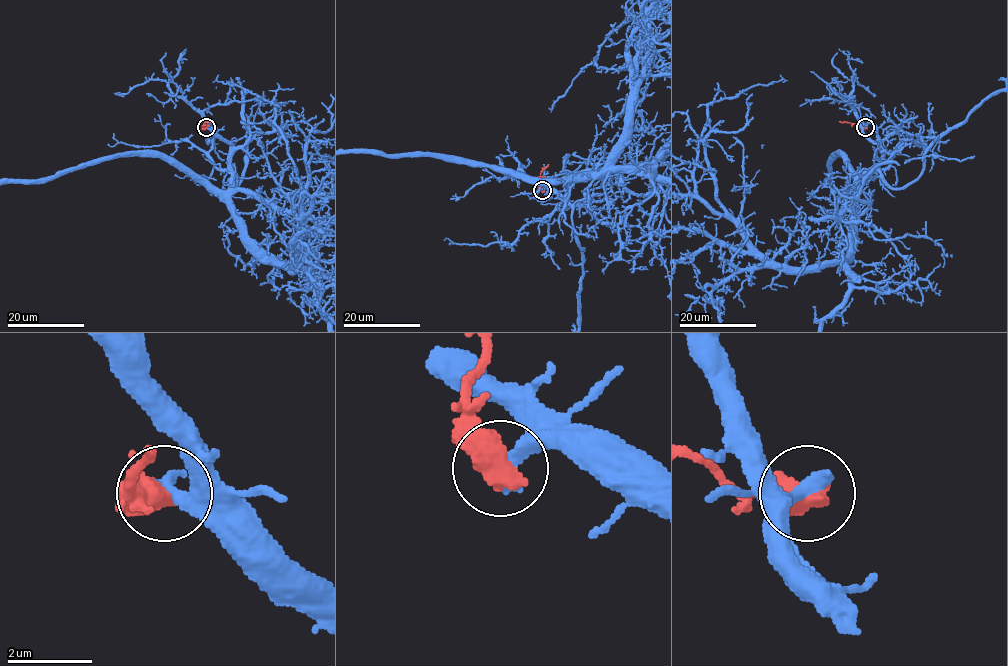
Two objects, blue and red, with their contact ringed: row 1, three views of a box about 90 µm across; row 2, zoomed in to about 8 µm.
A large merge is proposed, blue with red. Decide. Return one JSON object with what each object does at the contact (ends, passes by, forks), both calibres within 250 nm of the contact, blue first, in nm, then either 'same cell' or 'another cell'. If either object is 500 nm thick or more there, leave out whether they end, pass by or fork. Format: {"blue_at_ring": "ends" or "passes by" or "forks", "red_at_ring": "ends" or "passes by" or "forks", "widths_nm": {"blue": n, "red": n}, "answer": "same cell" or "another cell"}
{"widths_nm": {"blue": 440, "red": 700}, "answer": "another cell"}

